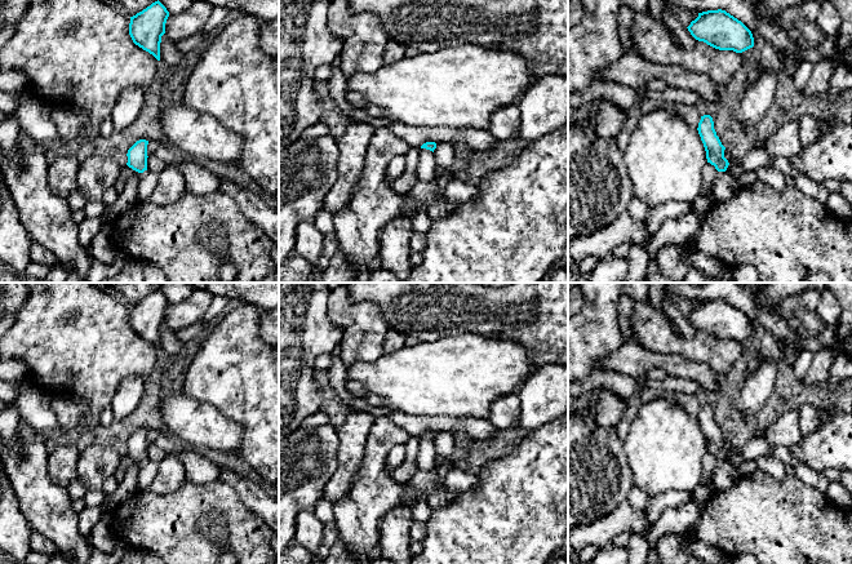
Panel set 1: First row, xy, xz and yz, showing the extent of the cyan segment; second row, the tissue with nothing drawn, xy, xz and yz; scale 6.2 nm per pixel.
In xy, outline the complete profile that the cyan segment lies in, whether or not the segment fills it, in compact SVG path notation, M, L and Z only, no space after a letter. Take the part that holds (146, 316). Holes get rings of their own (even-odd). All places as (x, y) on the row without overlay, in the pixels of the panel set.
M159 289L130 306L129 324L133 332L157 350L160 350L160 332L168 306L169 301Z

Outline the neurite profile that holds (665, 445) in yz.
M656 399L642 404L622 444L633 484L649 497L693 492L704 479L704 432L678 403Z

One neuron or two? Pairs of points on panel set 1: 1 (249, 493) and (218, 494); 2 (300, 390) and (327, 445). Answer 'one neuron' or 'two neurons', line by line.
1: two neurons
2: two neurons

